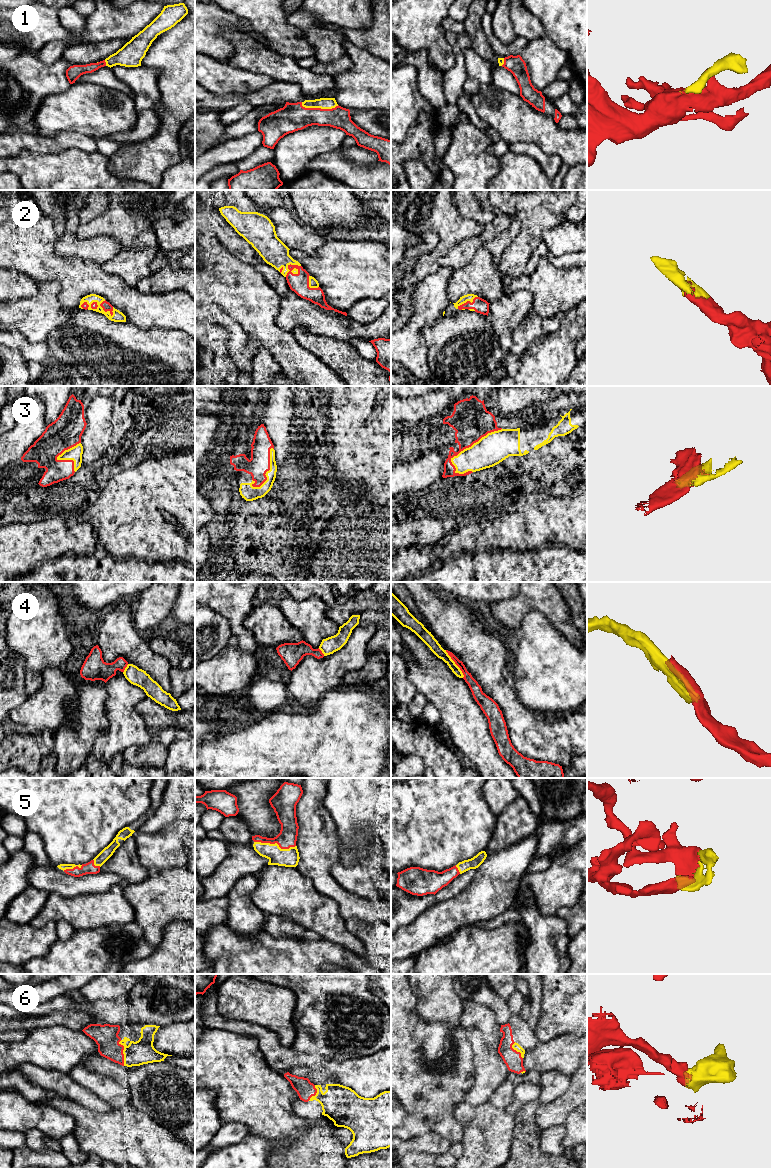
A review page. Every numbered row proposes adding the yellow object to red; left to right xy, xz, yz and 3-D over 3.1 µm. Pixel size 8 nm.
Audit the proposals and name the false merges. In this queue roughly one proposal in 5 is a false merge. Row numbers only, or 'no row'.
4

